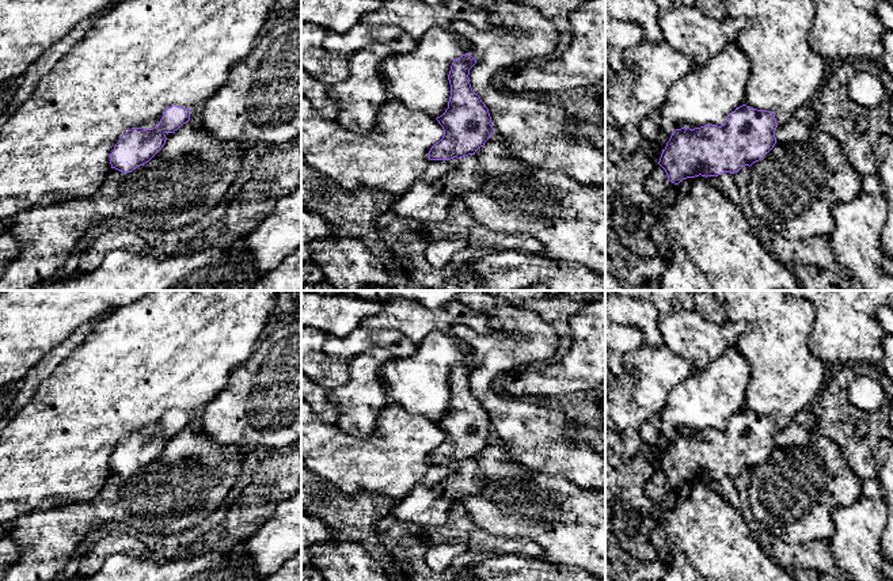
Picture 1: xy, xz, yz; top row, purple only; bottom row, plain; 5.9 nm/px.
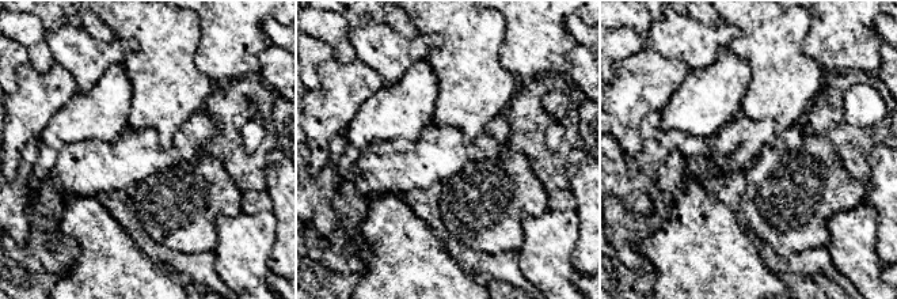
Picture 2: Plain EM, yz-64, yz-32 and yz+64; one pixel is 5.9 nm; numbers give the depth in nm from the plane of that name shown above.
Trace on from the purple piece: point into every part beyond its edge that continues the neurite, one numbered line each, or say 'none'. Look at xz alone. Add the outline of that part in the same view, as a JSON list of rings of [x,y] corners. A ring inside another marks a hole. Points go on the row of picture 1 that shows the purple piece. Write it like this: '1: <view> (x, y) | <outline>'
1: xz (426, 202) | [[[474,155],[460,157],[457,164],[436,185],[417,182],[392,201],[390,210],[410,220],[438,223],[448,217],[451,204],[459,194],[480,189],[484,172]]]

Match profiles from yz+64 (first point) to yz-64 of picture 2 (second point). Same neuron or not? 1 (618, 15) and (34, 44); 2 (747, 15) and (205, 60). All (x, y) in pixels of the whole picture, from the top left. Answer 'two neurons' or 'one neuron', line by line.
1: one neuron
2: two neurons

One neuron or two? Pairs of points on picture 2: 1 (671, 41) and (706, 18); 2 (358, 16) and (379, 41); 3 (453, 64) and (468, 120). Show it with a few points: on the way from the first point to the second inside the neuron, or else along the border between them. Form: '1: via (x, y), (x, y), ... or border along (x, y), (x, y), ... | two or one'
1: border along (688, 14), (696, 21), (714, 27) | two
2: border along (384, 21), (368, 19), (360, 26), (350, 27) | two
3: via (467, 78), (468, 106) | one

